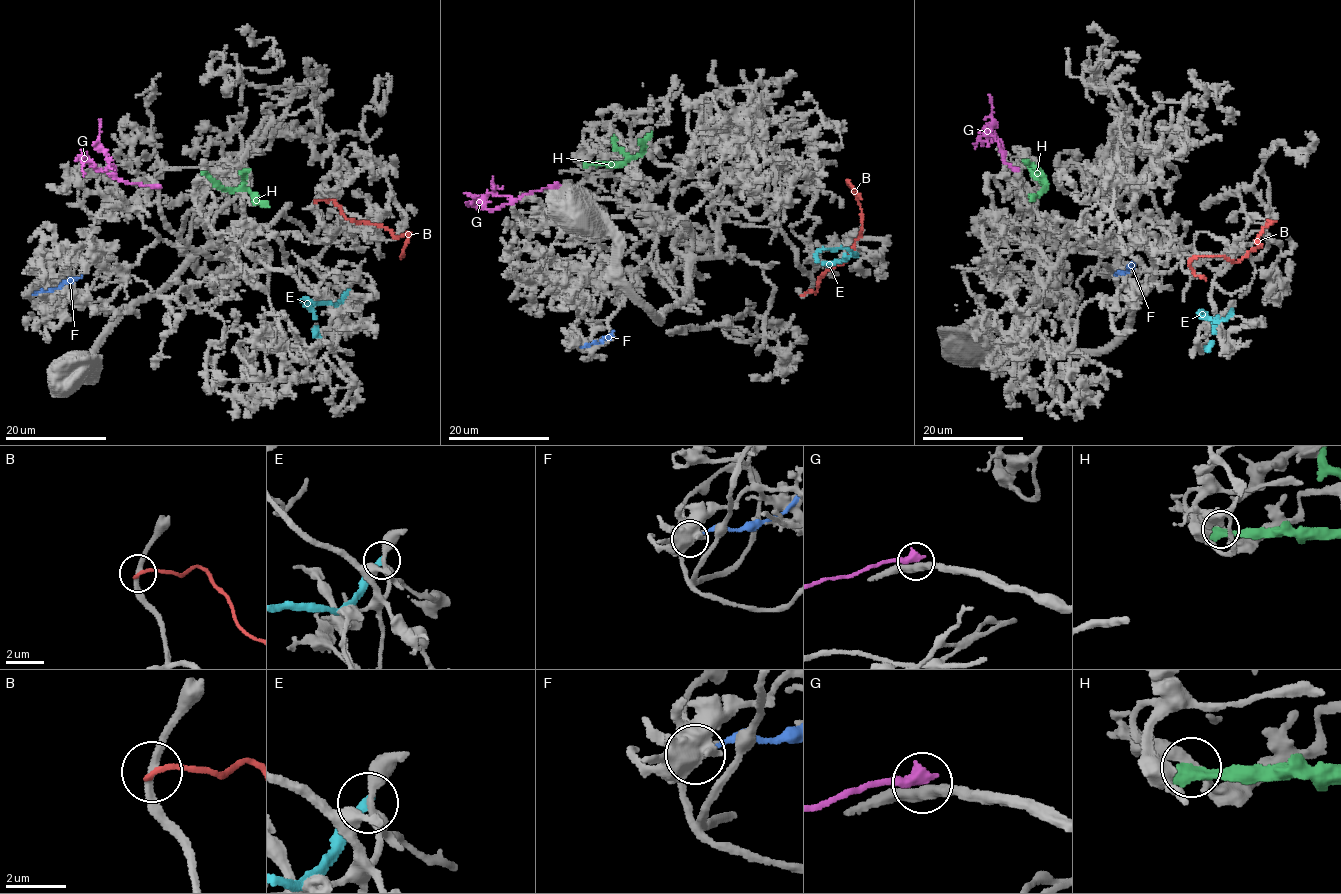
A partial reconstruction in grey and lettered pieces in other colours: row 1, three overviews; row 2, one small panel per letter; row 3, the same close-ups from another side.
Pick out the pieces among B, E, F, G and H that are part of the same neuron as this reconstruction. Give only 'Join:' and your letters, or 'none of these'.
Join: none of these

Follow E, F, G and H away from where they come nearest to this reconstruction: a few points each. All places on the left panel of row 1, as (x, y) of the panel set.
E: (348, 290), (335, 304), (302, 301), (311, 311), (315, 333), (321, 336)
F: (33, 294), (58, 289), (82, 276)
G: (157, 187), (126, 183), (115, 175), (114, 168), (97, 146), (99, 119)
H: (205, 172), (225, 188), (243, 189), (269, 207)

